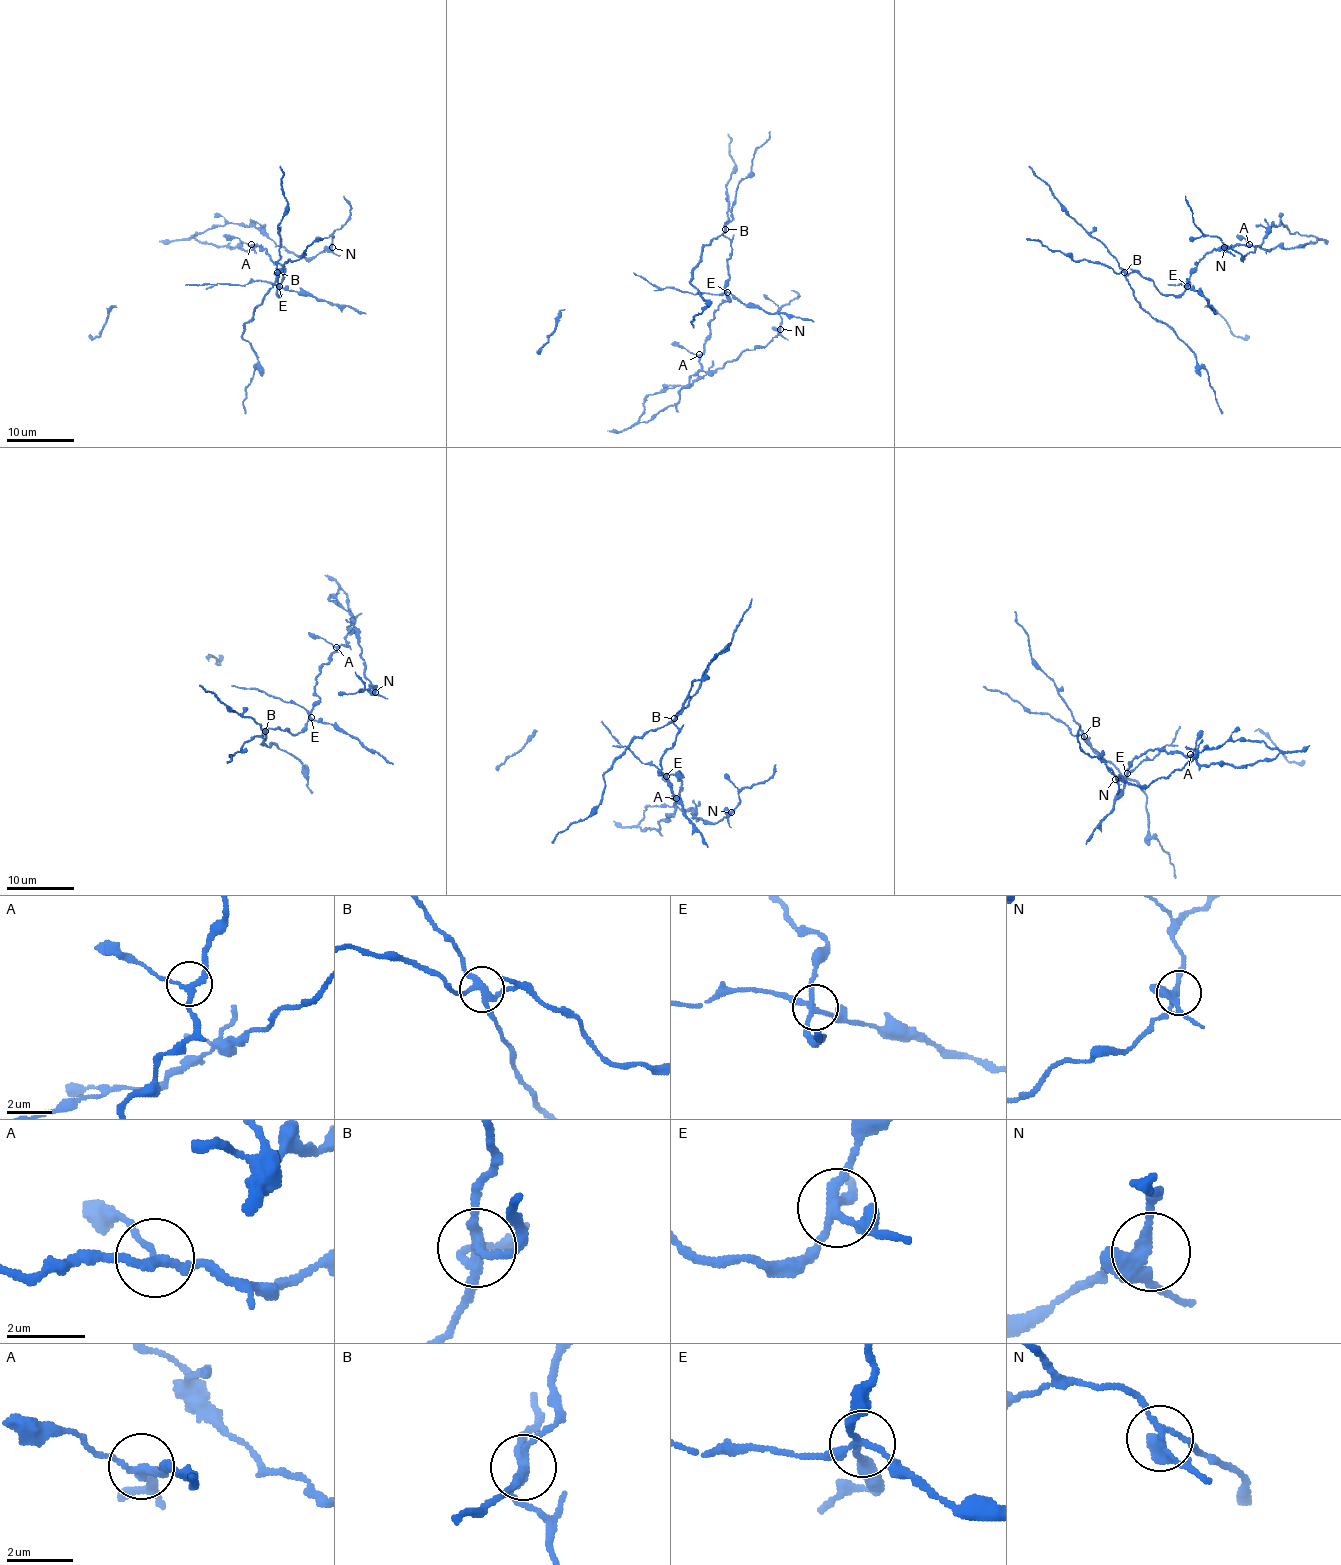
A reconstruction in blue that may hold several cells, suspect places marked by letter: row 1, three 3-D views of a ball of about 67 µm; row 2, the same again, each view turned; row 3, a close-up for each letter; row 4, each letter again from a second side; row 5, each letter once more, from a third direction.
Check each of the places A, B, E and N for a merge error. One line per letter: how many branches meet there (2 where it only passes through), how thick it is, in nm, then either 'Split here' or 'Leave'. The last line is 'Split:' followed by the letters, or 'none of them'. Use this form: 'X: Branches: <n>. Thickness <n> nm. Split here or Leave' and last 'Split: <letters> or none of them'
A: Branches: 3. Thickness 220 nm. Leave
B: Branches: 4. Thickness 240 nm. Split here
E: Branches: 4. Thickness 220 nm. Split here
N: Branches: 5. Thickness 280 nm. Leave
Split: B, E

